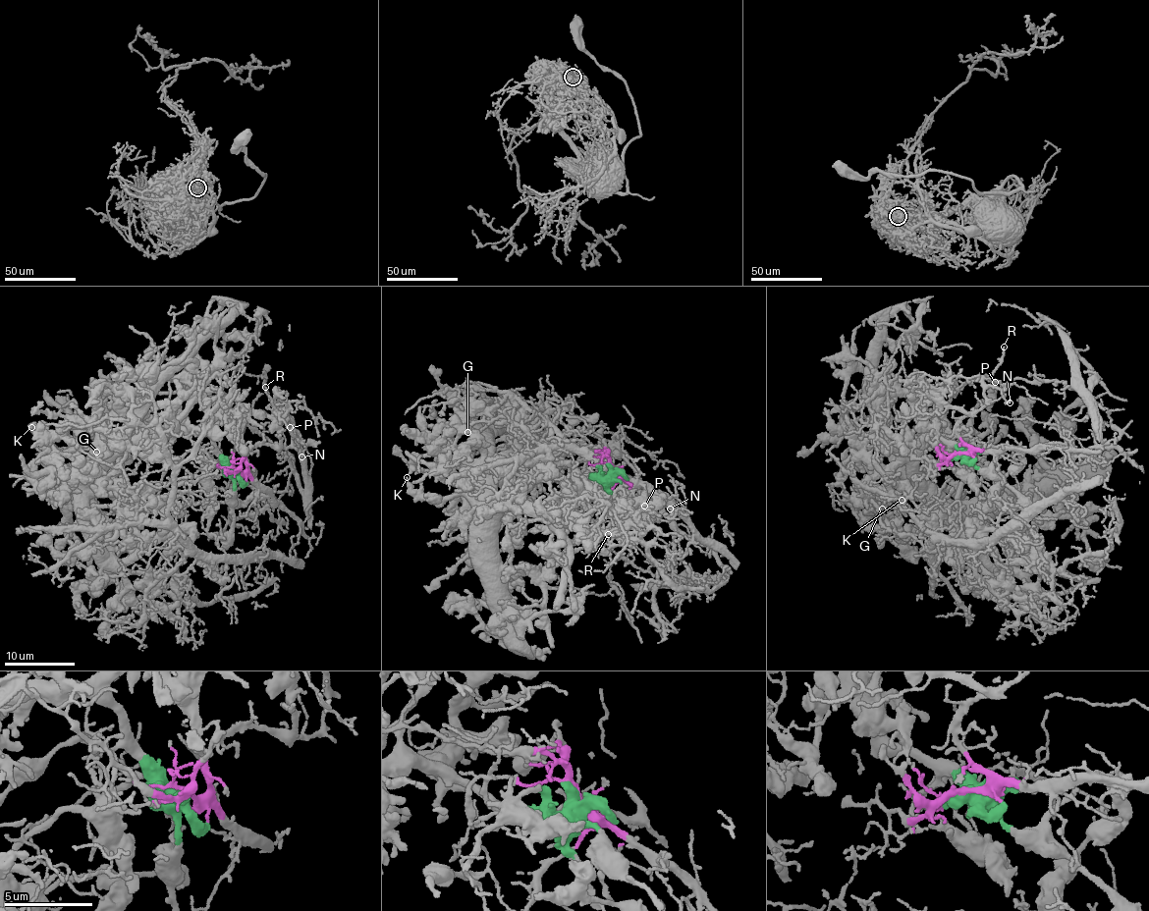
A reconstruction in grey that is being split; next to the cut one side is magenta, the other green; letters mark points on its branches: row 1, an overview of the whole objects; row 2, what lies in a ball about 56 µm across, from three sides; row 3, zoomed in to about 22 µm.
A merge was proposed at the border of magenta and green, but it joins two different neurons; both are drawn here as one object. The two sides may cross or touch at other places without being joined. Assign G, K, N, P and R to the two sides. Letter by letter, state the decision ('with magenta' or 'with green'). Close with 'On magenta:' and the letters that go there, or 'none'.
G: with green
K: with green
N: with magenta
P: with magenta
R: with magenta
On magenta: N, P, R

